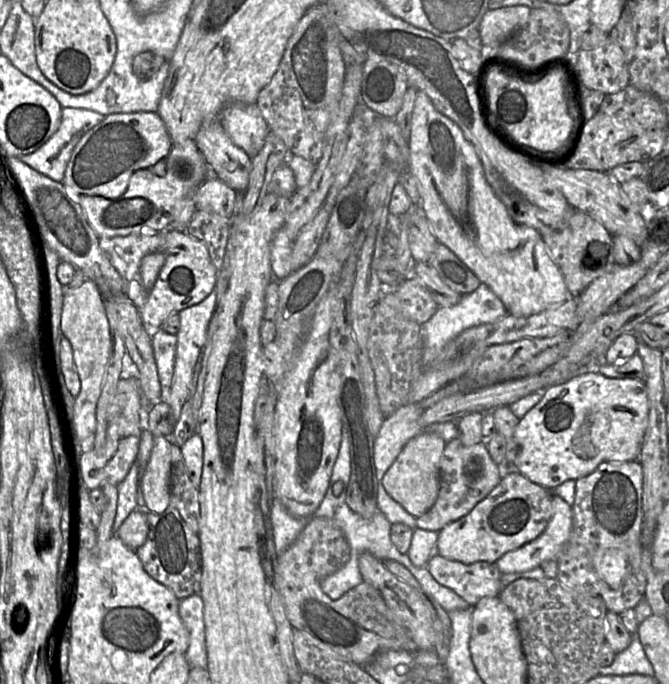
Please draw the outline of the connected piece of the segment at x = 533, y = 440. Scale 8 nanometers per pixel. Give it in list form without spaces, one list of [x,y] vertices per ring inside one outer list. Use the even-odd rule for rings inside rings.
[[[588,372],[541,392],[542,399],[520,419],[514,432],[518,445],[514,461],[517,472],[533,483],[553,490],[567,480],[589,475],[603,462],[638,461],[649,414],[647,388],[643,380],[609,378],[599,372]]]

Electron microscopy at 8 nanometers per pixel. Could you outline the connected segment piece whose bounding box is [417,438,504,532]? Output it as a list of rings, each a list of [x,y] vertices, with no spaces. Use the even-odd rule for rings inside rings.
[[[458,438],[446,442],[439,466],[439,493],[434,505],[417,518],[417,528],[440,531],[468,513],[501,481],[504,470],[491,458],[484,442],[464,445]]]

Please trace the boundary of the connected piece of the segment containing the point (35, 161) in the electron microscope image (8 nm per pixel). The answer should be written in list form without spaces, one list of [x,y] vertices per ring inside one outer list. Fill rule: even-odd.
[[[62,108],[60,126],[51,138],[33,153],[17,158],[19,158],[24,164],[50,179],[56,182],[62,182],[67,163],[74,147],[87,131],[99,124],[104,118],[105,116],[102,114],[91,110]]]

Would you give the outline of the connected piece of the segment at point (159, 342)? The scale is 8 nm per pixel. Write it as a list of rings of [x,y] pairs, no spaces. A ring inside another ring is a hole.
[[[161,328],[150,332],[159,381],[163,389],[168,389],[174,375],[177,336],[169,334]]]

